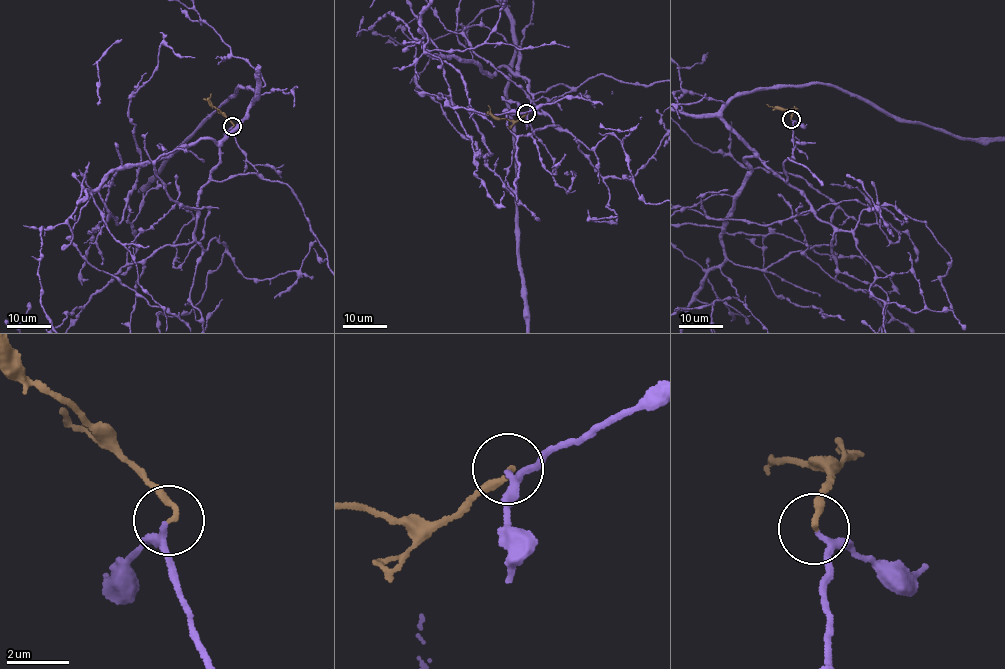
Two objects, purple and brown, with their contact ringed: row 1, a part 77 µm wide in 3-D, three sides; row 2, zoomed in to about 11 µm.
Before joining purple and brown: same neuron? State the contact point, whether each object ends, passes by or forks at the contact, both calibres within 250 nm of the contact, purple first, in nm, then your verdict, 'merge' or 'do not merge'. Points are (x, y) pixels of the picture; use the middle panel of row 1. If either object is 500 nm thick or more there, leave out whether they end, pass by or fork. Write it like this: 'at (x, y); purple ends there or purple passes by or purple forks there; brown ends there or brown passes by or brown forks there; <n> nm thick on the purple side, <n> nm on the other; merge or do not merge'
at (526, 113); purple passes by; brown ends there; 170 nm thick on the purple side, 170 nm on the other; merge

